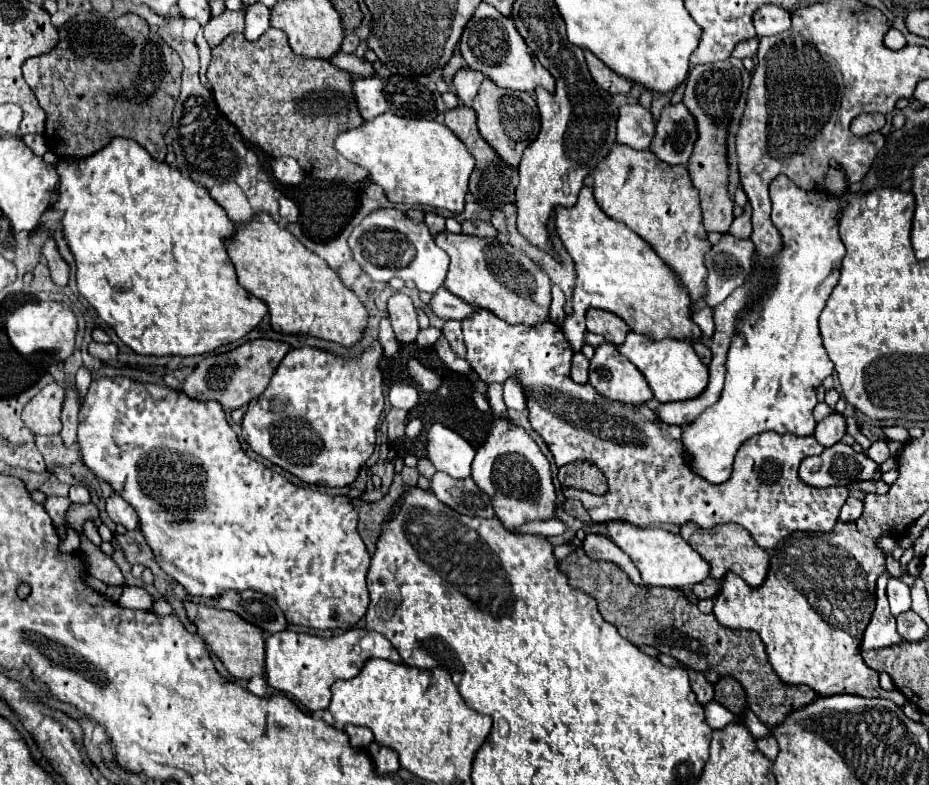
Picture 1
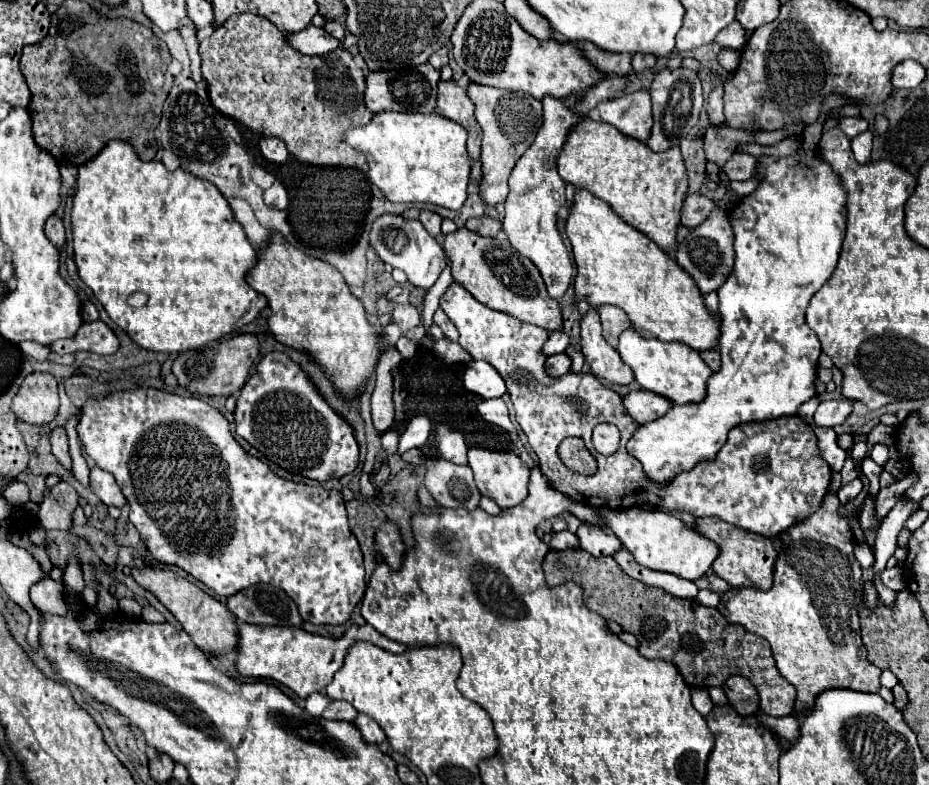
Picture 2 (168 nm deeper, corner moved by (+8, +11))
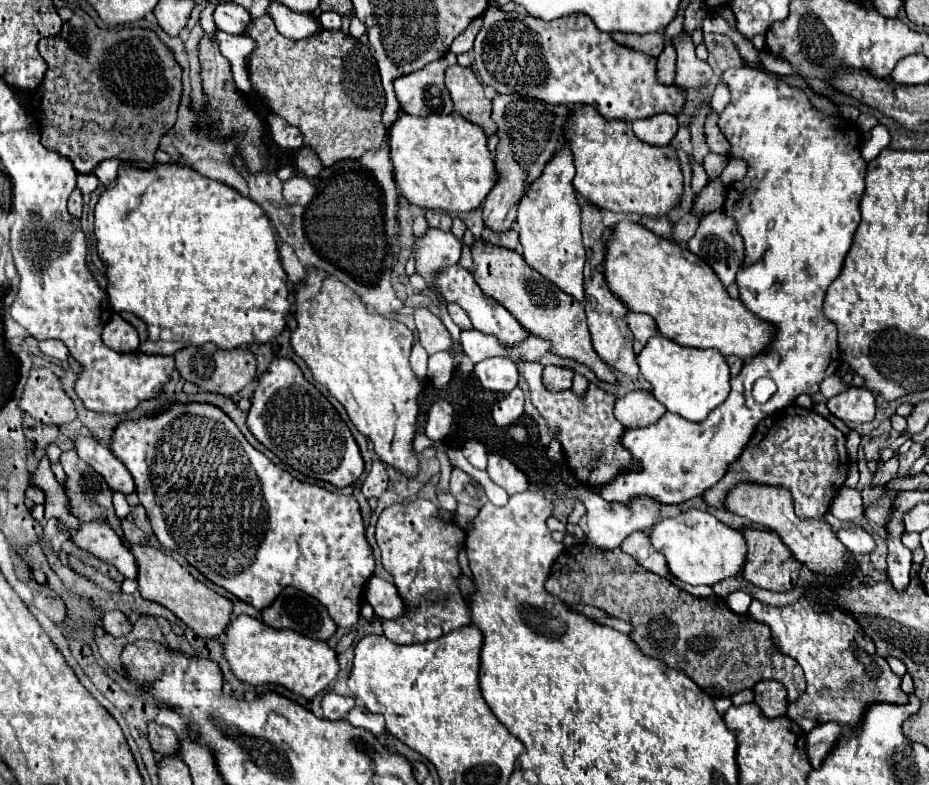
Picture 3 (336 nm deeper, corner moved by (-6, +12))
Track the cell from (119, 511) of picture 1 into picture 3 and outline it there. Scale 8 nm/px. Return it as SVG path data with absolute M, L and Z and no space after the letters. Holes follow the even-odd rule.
M78 434L74 438L74 448L78 450L80 460L84 460L86 464L90 464L96 472L100 472L106 482L110 484L112 490L122 492L122 494L130 494L134 492L134 480L132 474L128 472L128 468L112 454L112 450L104 444L100 444L96 438L92 436L82 436Z

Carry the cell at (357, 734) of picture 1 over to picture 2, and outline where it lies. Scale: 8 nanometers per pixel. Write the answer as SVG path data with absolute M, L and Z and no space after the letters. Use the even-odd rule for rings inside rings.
M332 701L332 705L322 713L322 717L330 715L330 719L342 719L342 721L352 721L358 717L358 711L346 703L346 701Z

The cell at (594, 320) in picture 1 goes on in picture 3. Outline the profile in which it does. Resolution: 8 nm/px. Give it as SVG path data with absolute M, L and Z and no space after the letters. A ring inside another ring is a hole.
M630 312L628 322L630 322L630 330L634 334L634 350L636 350L636 354L640 354L640 350L646 346L646 342L654 334L658 334L656 322L648 314L638 314L638 312Z

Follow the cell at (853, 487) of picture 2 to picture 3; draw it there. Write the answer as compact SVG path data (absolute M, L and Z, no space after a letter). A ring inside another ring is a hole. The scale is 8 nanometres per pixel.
M894 456L894 458L890 458L888 462L880 464L878 472L874 474L874 484L878 484L878 486L886 486L886 484L896 476L896 470L898 470L898 458Z

